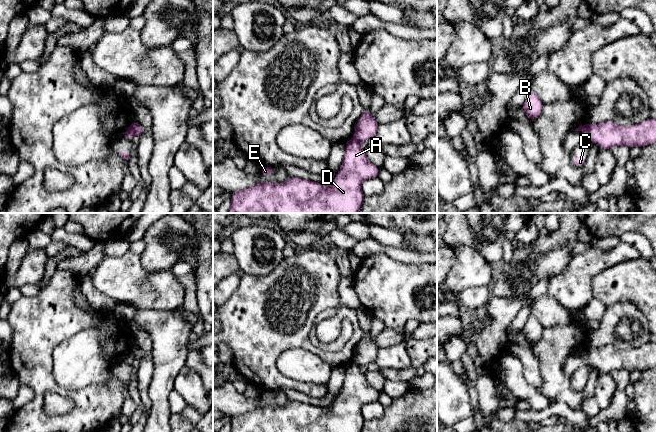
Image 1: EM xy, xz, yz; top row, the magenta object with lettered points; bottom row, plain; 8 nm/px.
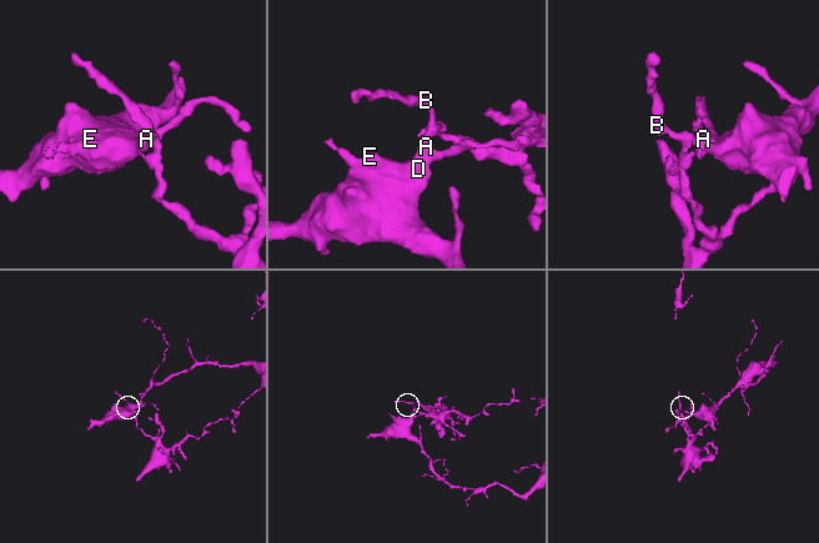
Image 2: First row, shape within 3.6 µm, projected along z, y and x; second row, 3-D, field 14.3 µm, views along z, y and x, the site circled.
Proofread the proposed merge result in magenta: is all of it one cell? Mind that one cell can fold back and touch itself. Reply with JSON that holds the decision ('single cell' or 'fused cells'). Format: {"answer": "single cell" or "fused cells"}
{"answer": "fused cells"}

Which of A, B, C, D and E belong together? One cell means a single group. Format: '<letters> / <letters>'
A D E / B C

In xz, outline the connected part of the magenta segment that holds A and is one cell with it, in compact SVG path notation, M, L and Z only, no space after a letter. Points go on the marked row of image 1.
M351 138L345 144L342 165L329 187L298 177L290 177L284 183L258 182L232 193L228 213L358 213L365 198L361 184L378 177L381 168L368 160L365 150L356 139Z

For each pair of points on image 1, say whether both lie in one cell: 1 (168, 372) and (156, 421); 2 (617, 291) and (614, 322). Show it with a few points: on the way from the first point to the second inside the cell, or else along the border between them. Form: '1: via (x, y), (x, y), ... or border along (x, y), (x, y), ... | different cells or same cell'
1: via (161, 384), (159, 388), (159, 409) | same cell
2: border along (606, 306), (617, 302), (632, 302), (639, 309) | different cells

